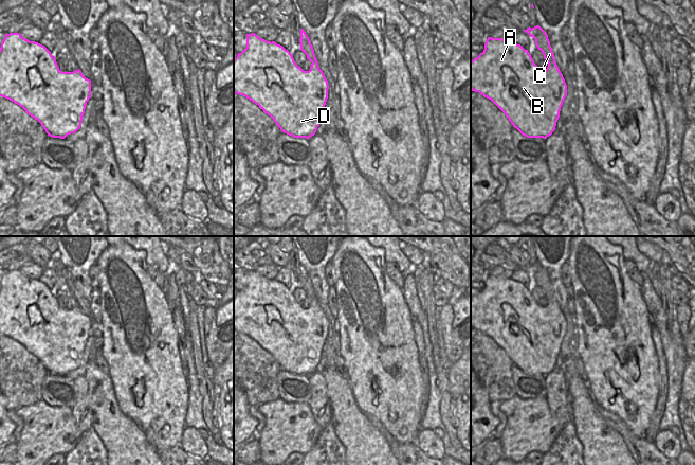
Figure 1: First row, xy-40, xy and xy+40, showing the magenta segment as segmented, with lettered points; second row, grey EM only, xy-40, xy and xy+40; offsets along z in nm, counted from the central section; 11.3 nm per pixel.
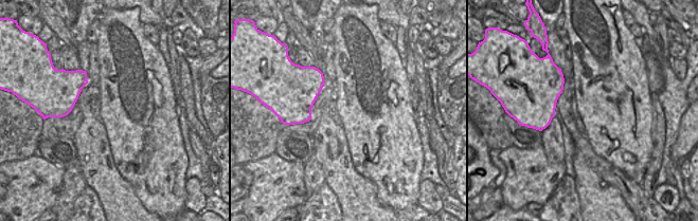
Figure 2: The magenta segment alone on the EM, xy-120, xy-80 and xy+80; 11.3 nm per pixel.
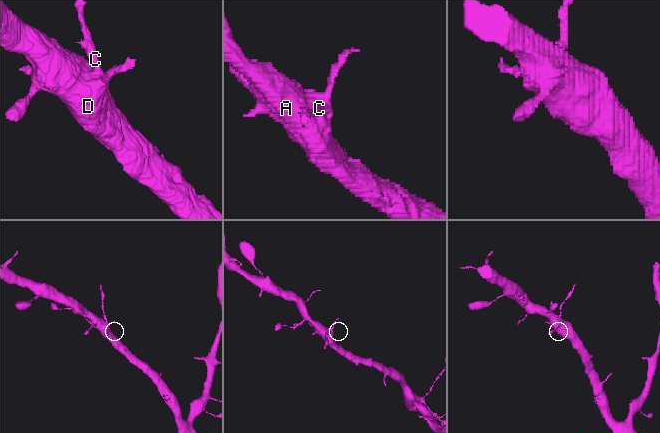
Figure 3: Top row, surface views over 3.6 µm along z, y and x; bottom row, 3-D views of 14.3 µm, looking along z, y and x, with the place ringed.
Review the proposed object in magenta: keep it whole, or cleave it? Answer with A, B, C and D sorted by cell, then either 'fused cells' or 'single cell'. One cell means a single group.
A B D / C; fused cells

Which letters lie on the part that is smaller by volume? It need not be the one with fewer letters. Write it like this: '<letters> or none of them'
C

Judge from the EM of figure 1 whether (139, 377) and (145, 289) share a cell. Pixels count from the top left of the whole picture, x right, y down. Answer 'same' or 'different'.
same

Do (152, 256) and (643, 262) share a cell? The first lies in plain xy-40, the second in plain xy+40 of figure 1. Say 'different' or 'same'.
same

